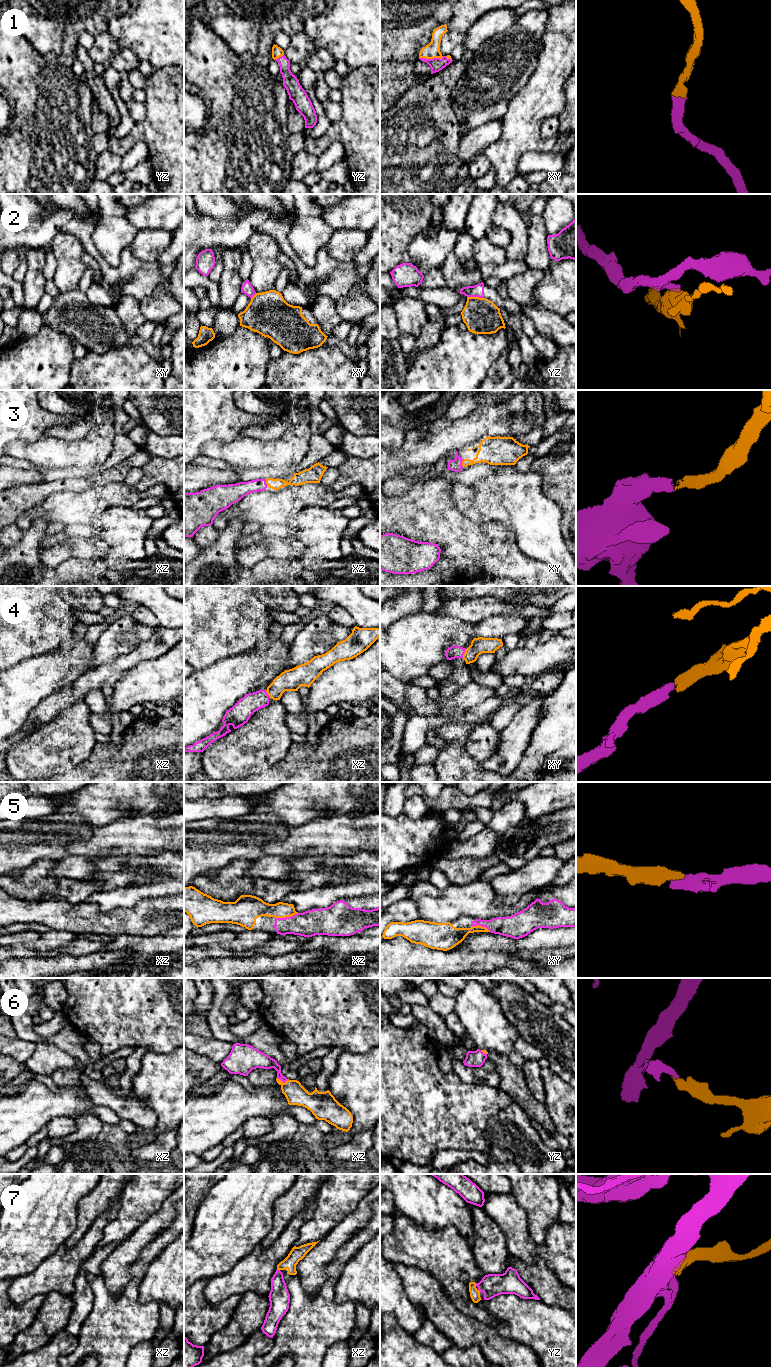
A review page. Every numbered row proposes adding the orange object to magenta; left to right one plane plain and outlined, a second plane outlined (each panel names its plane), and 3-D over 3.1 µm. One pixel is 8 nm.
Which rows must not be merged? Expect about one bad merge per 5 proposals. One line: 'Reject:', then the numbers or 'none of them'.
Reject: none of them

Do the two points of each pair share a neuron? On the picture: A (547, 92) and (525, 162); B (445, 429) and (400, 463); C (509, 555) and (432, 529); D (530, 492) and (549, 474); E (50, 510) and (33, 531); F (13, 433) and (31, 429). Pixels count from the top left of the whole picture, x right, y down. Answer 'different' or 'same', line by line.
A: different
B: same
C: same
D: different
E: different
F: same

